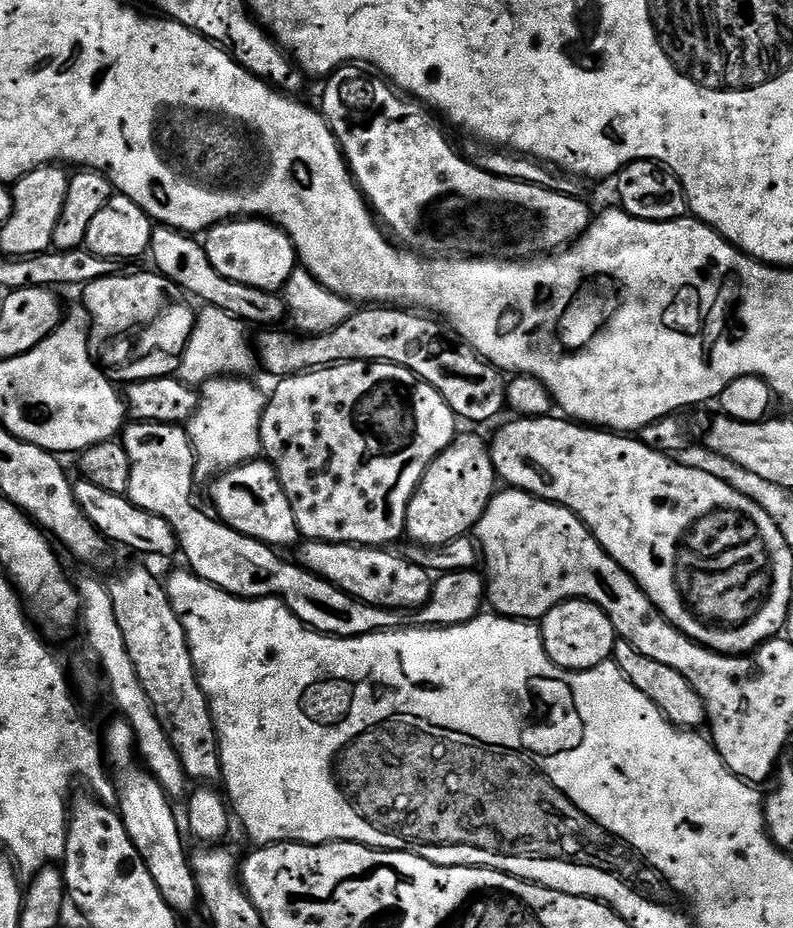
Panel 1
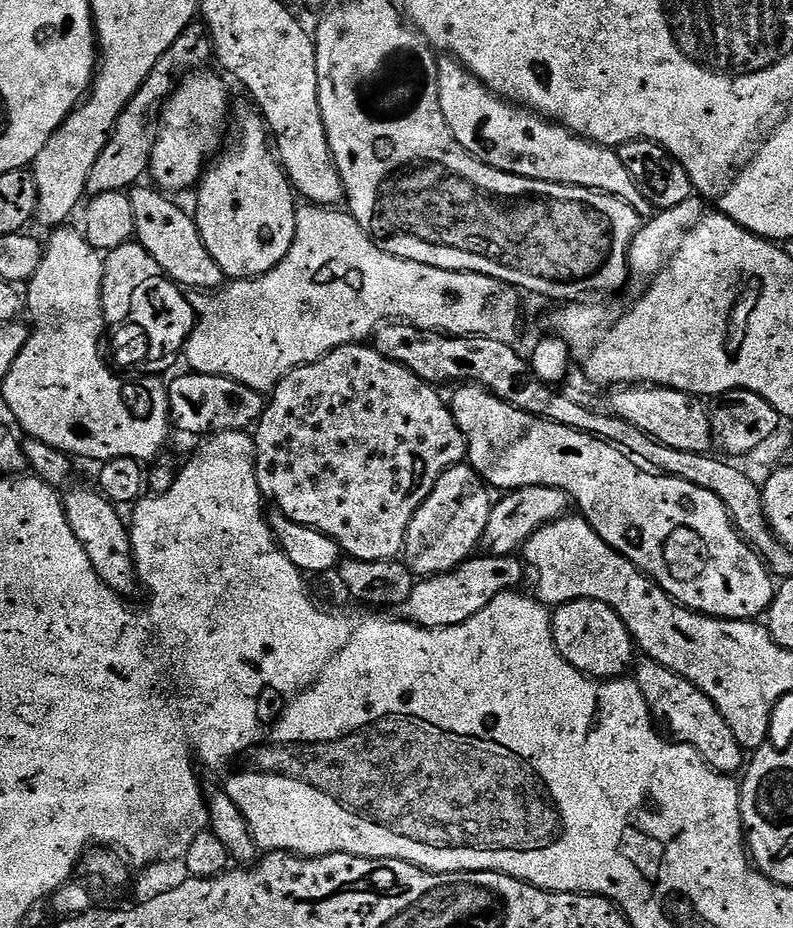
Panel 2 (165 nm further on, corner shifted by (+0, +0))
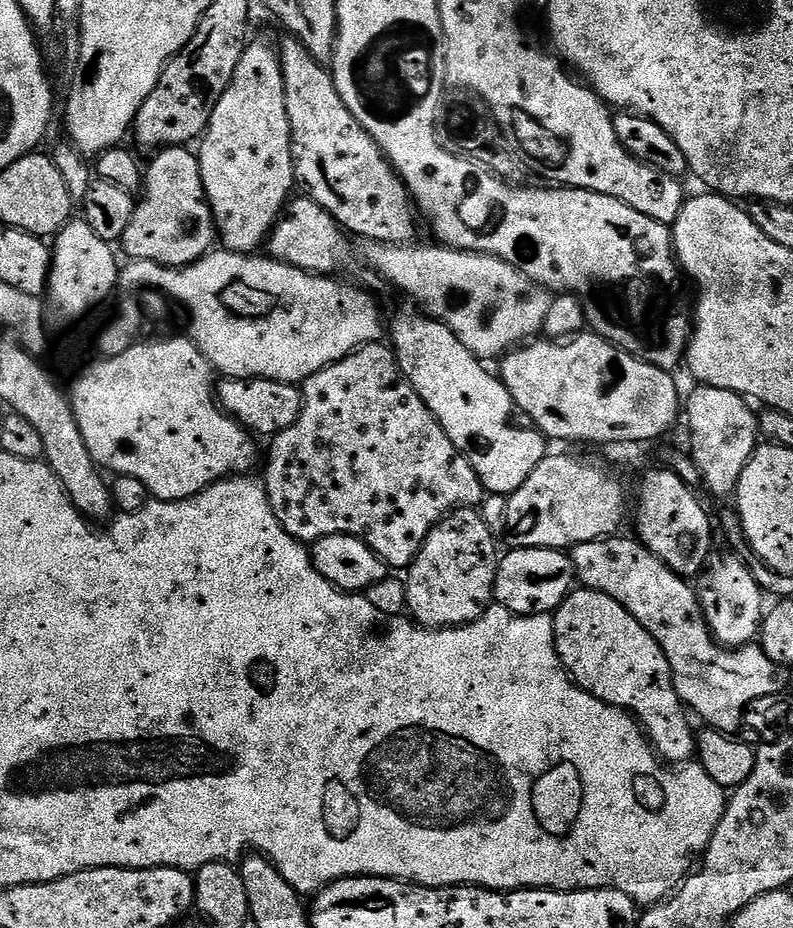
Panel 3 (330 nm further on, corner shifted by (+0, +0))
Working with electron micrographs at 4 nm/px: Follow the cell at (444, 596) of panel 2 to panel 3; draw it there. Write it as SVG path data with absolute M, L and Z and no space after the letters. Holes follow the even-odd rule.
M513 548L499 557L492 591L495 603L519 616L547 616L555 613L568 593L573 591L576 570L572 567L572 557L558 548Z

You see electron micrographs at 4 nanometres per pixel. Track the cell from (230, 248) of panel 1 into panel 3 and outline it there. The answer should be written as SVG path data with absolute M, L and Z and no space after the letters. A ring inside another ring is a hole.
M254 40L245 47L234 70L234 78L230 86L226 86L222 98L218 98L218 106L214 106L208 129L198 144L202 188L208 193L208 205L214 213L216 227L222 230L222 240L224 236L228 243L225 245L230 246L231 251L245 254L255 253L259 249L256 247L259 244L261 247L272 235L277 220L293 195L292 184L294 188L297 183L292 165L290 118L286 114L284 71L280 69L277 49L271 48L264 40Z

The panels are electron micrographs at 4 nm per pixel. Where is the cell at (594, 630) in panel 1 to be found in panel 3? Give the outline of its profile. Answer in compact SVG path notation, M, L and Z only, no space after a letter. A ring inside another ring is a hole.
M580 586L568 593L554 613L552 622L556 635L556 653L568 675L576 682L576 686L586 690L594 698L606 702L610 706L629 712L644 729L649 744L661 761L672 766L687 764L697 755L697 733L692 733L692 724L688 721L689 709L678 698L672 681L670 662L666 662L666 654L654 638L628 613L614 598L604 592L595 592Z

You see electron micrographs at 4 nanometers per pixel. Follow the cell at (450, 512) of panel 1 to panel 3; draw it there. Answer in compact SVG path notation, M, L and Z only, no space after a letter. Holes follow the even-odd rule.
M461 506L434 525L426 542L422 542L418 554L406 569L407 611L411 619L421 628L459 628L461 624L474 622L484 611L493 607L492 591L498 563L496 540L497 533L492 532L490 526L483 521L481 513L472 506Z

